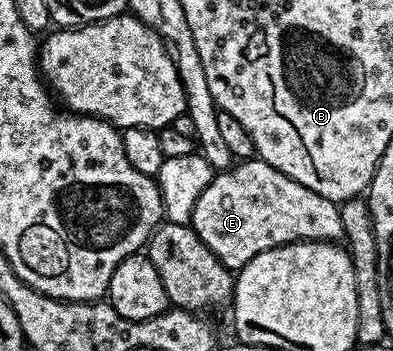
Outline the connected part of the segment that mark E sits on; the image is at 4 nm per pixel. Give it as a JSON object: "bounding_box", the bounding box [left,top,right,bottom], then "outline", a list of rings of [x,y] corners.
{"bounding_box":[191,157,343,269],"outline":[[[259,157],[242,159],[236,165],[221,169],[213,176],[213,180],[199,195],[195,203],[191,226],[195,234],[201,238],[203,245],[223,261],[230,269],[240,269],[251,261],[251,257],[259,257],[267,249],[282,247],[288,243],[302,241],[337,241],[343,236],[343,221],[339,221],[340,206],[332,203],[327,197],[307,189],[307,185],[299,185],[287,173],[279,173],[267,161]]]}

